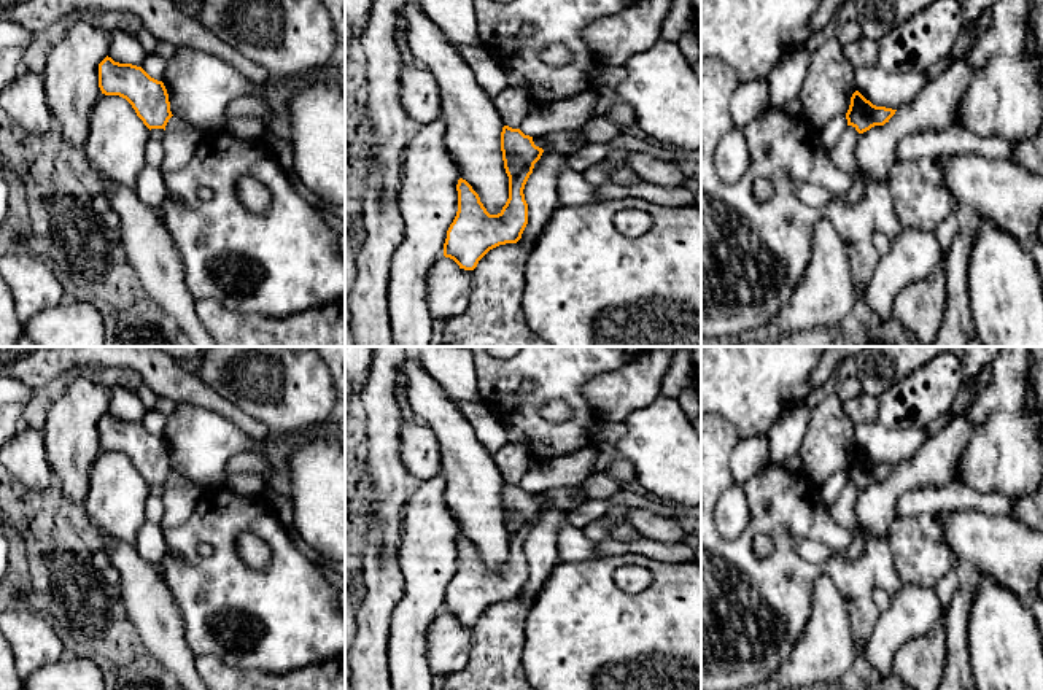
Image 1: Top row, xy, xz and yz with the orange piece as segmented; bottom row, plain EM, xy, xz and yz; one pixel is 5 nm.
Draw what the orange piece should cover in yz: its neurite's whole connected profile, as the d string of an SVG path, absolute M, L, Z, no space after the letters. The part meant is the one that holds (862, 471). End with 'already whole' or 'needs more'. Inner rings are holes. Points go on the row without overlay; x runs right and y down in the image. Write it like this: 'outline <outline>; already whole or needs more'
outline M859 447L851 453L851 461L846 469L847 482L852 482L859 490L870 486L874 482L884 482L897 466L876 463L867 456Z; already whole

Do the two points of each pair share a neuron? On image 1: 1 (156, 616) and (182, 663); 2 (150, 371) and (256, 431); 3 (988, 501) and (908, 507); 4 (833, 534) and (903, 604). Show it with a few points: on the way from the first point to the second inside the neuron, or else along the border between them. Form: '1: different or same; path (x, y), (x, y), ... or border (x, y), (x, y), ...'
1: same; path (159, 627), (172, 652)
2: same; path (177, 382), (229, 410)
3: same; path (969, 500), (927, 501)
4: different; border (903, 584), (891, 596)

